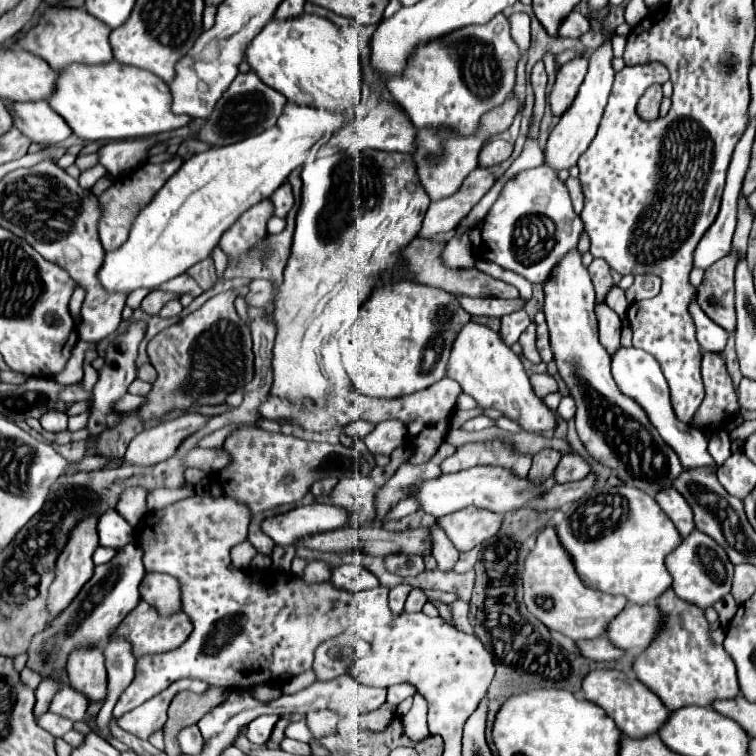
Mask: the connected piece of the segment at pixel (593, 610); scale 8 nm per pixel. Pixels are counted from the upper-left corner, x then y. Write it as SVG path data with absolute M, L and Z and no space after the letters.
M551 527L539 533L533 551L525 559L523 589L529 613L533 613L545 627L559 631L573 641L605 635L607 623L627 605L623 595L607 595L583 585L571 565L571 557L567 557L567 551L559 545L557 533Z

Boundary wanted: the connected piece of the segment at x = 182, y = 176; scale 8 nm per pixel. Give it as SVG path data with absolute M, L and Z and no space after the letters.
M365 99L359 107L337 115L313 107L285 105L285 113L277 125L261 135L243 139L227 147L211 147L205 153L197 153L183 161L181 169L159 189L149 205L135 217L129 241L115 253L105 255L105 263L99 271L99 281L109 291L131 293L139 287L153 289L181 273L191 265L209 257L221 235L237 221L249 207L283 185L295 167L301 167L313 147L325 137L343 127L355 117L365 117L377 101Z

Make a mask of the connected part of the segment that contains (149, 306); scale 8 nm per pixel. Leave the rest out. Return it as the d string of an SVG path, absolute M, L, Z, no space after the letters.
M153 291L153 293L149 293L149 295L143 299L141 307L143 307L149 315L155 315L155 313L159 313L161 307L163 307L169 299L173 299L173 297L179 297L179 295L175 295L175 293L163 293L163 291Z

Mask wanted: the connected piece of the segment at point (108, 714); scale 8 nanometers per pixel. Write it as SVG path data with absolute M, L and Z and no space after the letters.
M111 639L105 645L103 653L105 653L105 667L107 667L107 697L103 707L97 713L97 725L103 735L111 735L107 725L113 717L113 707L115 701L119 699L119 693L123 693L123 689L133 679L135 659L131 653L131 643L121 639Z

